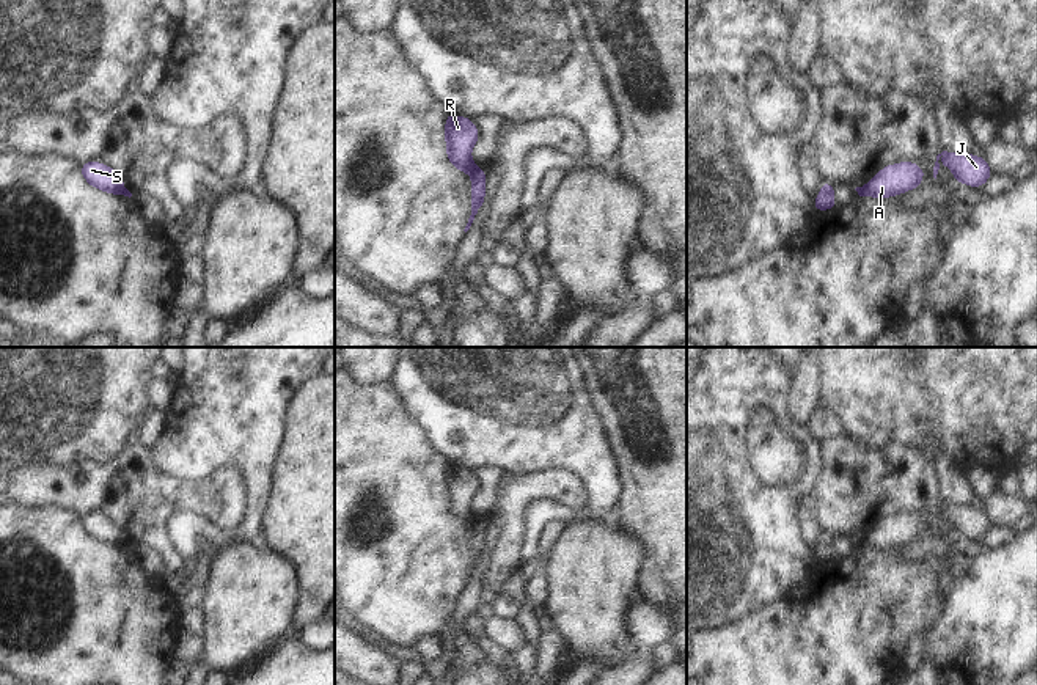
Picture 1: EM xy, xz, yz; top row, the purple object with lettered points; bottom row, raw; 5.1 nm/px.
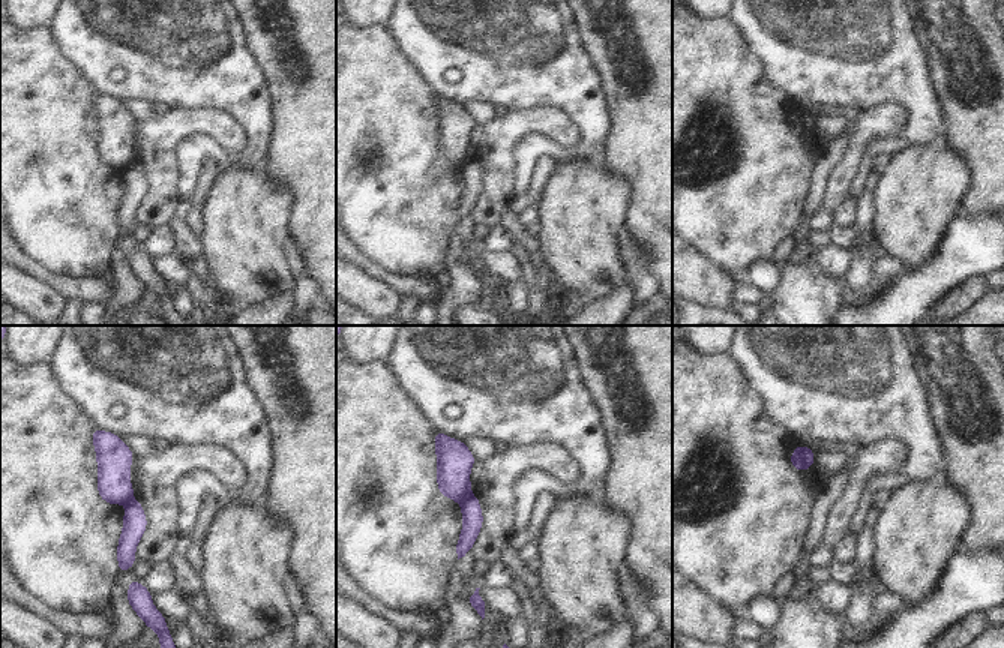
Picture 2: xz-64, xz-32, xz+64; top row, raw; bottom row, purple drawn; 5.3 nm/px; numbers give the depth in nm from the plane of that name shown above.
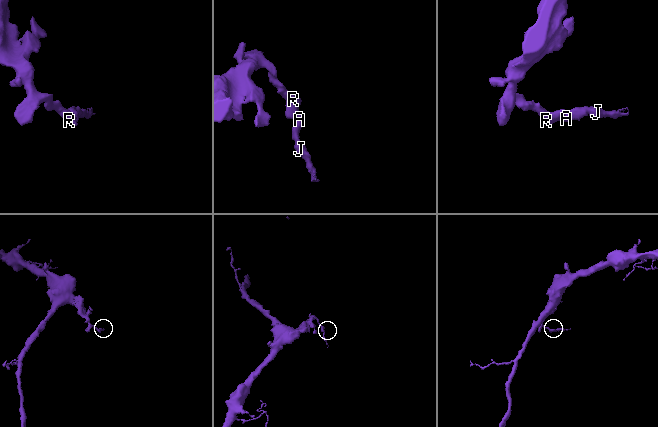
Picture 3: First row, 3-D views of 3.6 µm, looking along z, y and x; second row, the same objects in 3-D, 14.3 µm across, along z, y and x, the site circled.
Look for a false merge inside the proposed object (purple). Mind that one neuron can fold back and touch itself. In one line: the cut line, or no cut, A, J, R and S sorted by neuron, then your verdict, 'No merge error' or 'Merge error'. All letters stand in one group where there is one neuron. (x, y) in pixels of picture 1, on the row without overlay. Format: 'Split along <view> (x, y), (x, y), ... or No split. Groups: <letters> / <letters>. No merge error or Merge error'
Split along xz (476, 519), (470, 525). Groups: A J / R S. Merge error.

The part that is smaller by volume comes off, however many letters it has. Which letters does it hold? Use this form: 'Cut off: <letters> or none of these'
Cut off: A, J

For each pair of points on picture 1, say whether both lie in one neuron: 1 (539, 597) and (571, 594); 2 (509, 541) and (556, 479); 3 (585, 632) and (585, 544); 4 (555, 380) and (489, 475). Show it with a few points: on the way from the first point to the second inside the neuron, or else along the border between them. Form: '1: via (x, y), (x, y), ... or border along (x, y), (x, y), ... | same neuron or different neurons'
1: border along (539, 571), (547, 586), (544, 605) | different neurons
2: via (509, 522), (509, 511), (538, 486) | same neuron
3: via (585, 610), (585, 566) | same neuron
4: border along (472, 470), (495, 467), (505, 472) | different neurons

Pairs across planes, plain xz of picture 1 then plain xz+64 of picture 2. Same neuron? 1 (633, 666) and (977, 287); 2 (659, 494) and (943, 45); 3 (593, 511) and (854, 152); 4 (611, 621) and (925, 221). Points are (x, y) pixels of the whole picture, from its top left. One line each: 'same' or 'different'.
1: same
2: same
3: different
4: same

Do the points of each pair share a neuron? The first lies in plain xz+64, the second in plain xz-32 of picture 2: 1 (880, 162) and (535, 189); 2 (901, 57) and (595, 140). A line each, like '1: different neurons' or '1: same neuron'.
1: same neuron
2: same neuron

